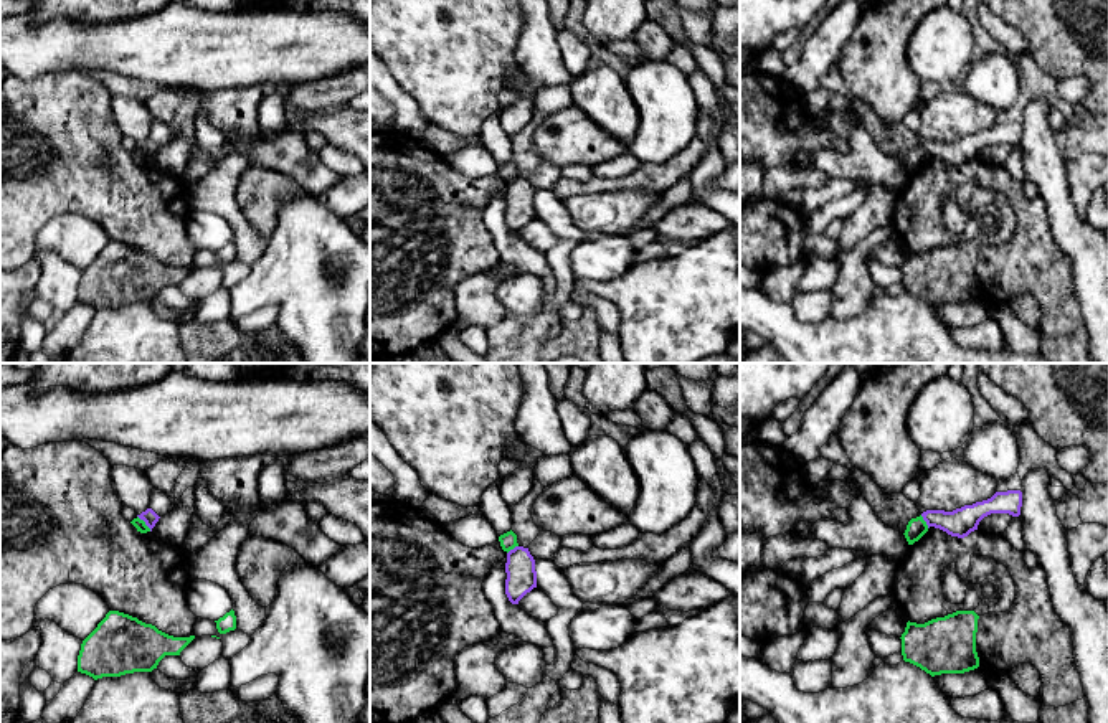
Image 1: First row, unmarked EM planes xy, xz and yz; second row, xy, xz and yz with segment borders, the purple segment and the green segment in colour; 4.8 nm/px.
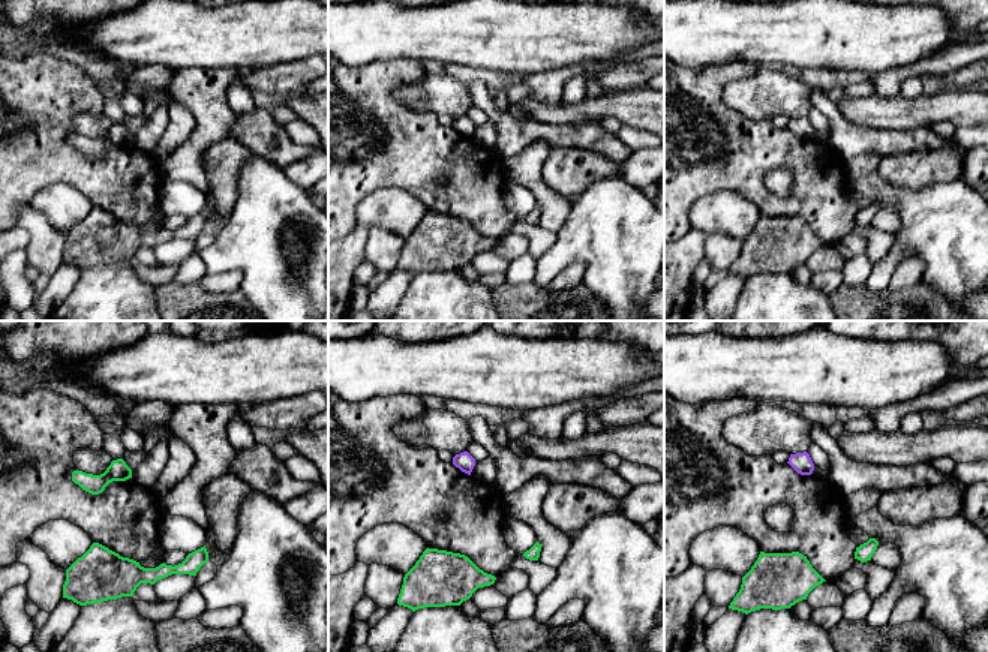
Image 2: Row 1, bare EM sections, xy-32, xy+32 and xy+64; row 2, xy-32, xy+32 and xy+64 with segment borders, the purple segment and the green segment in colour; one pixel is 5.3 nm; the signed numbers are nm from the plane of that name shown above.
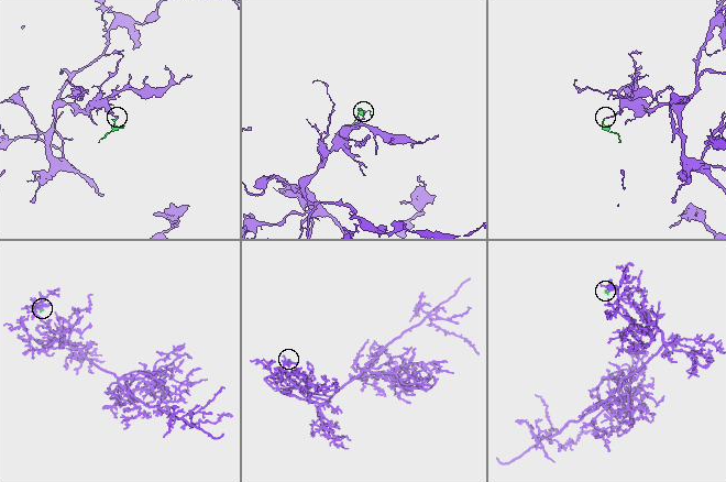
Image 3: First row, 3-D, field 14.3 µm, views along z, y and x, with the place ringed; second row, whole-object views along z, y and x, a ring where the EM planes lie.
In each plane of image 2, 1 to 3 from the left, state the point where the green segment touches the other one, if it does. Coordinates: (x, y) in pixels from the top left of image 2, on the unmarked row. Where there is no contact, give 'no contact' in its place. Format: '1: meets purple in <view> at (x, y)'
1: no contact
2: no contact
3: no contact

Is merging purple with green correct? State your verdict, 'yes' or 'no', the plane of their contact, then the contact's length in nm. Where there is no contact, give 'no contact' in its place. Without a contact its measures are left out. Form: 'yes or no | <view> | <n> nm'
no | xy | 100 nm

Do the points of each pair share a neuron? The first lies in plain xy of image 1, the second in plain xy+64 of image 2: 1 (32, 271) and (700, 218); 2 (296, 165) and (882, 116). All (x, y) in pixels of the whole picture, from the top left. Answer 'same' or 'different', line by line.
1: different
2: different

